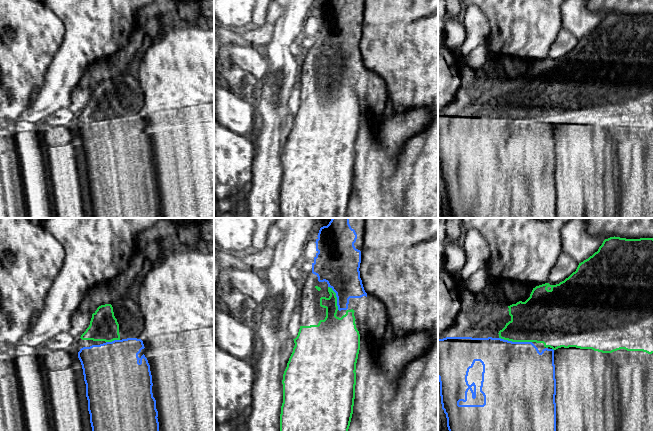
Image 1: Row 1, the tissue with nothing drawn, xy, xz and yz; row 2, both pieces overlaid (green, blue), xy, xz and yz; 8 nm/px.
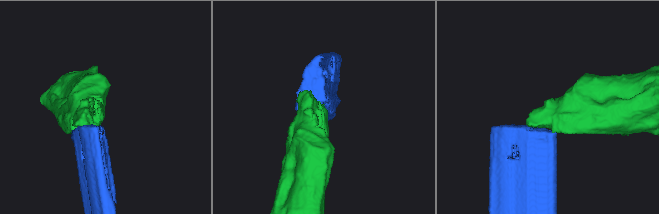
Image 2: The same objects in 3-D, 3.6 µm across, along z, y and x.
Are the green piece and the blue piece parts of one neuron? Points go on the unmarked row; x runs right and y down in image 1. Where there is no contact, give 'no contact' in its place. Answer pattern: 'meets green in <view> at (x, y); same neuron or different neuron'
meets green in yz at (515, 117); same neuron

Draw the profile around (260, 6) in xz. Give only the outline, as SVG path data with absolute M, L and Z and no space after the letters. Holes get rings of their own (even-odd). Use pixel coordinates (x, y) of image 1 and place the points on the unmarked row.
M254 0L254 11L252 26L260 27L266 22L266 14L273 0Z

